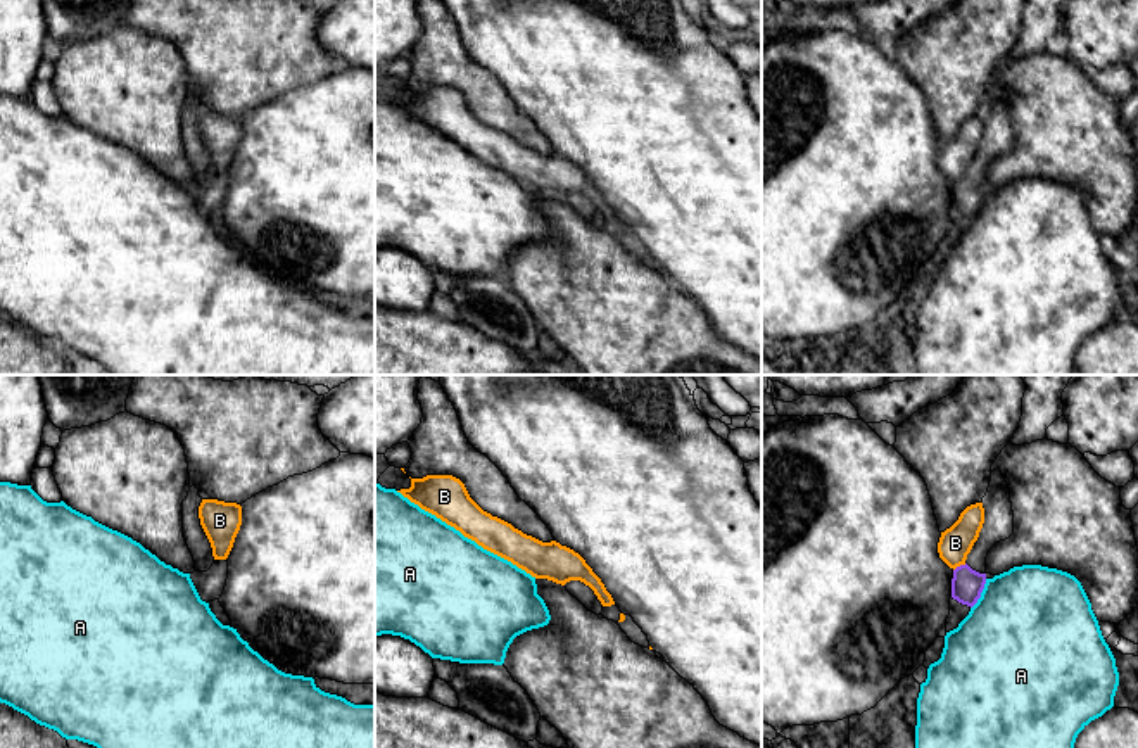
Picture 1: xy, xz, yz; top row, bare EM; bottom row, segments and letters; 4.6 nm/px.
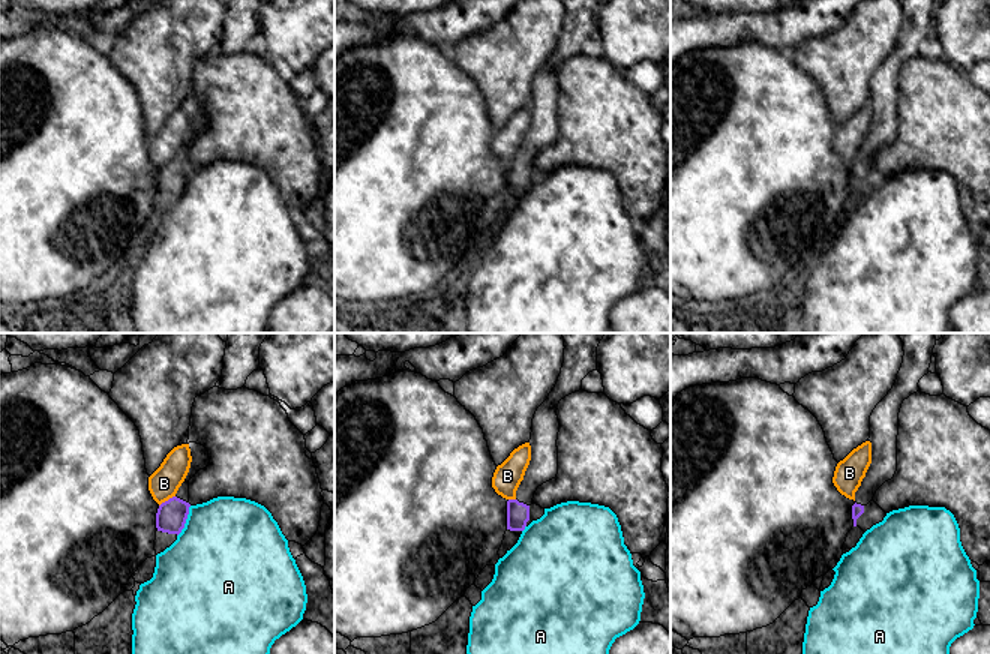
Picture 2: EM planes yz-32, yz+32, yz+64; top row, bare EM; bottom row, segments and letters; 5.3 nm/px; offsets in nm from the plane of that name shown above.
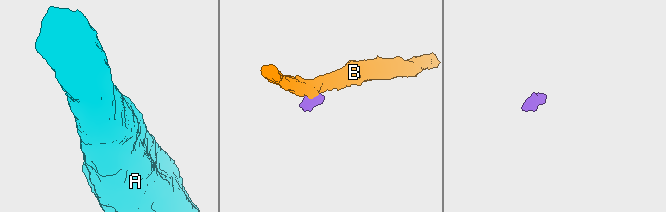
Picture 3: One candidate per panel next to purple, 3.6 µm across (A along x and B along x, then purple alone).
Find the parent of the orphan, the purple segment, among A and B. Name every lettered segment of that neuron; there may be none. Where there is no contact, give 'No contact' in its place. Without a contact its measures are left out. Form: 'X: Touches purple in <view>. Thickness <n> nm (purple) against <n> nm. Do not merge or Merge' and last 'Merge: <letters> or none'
A: Touches purple in yz. Thickness 150 nm (purple) against 480 nm. Do not merge
B: Touches purple in yz. Thickness 150 nm (purple) against 160 nm. Do not merge
Merge: none

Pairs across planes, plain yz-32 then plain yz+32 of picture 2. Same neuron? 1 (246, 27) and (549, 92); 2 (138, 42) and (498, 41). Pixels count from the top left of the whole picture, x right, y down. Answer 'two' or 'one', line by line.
1: one
2: one

